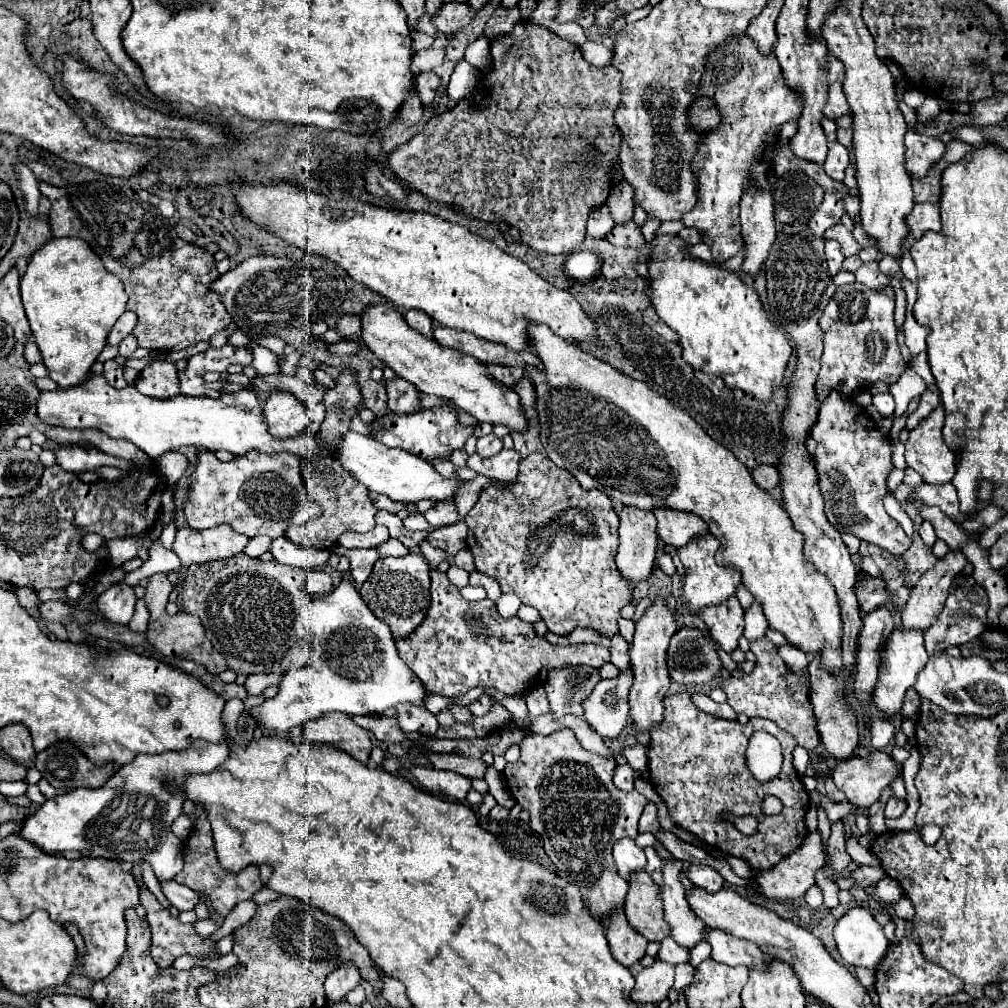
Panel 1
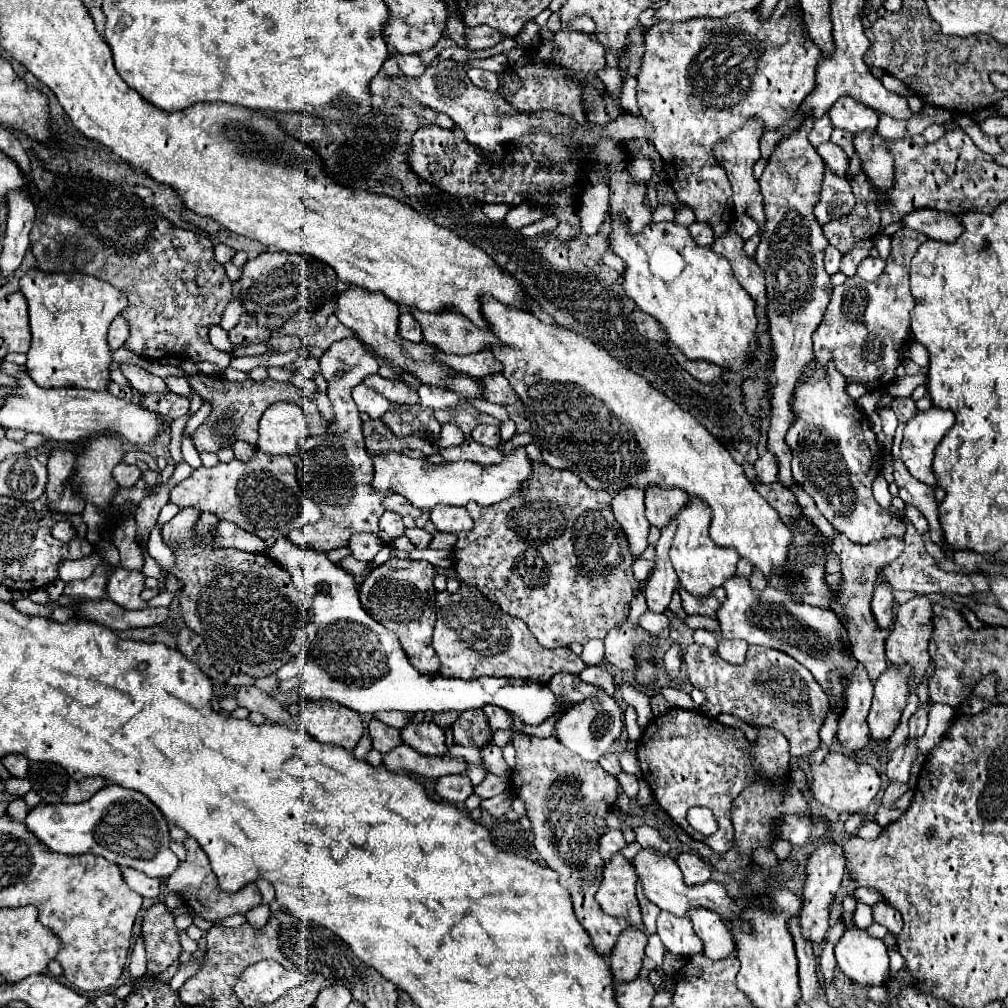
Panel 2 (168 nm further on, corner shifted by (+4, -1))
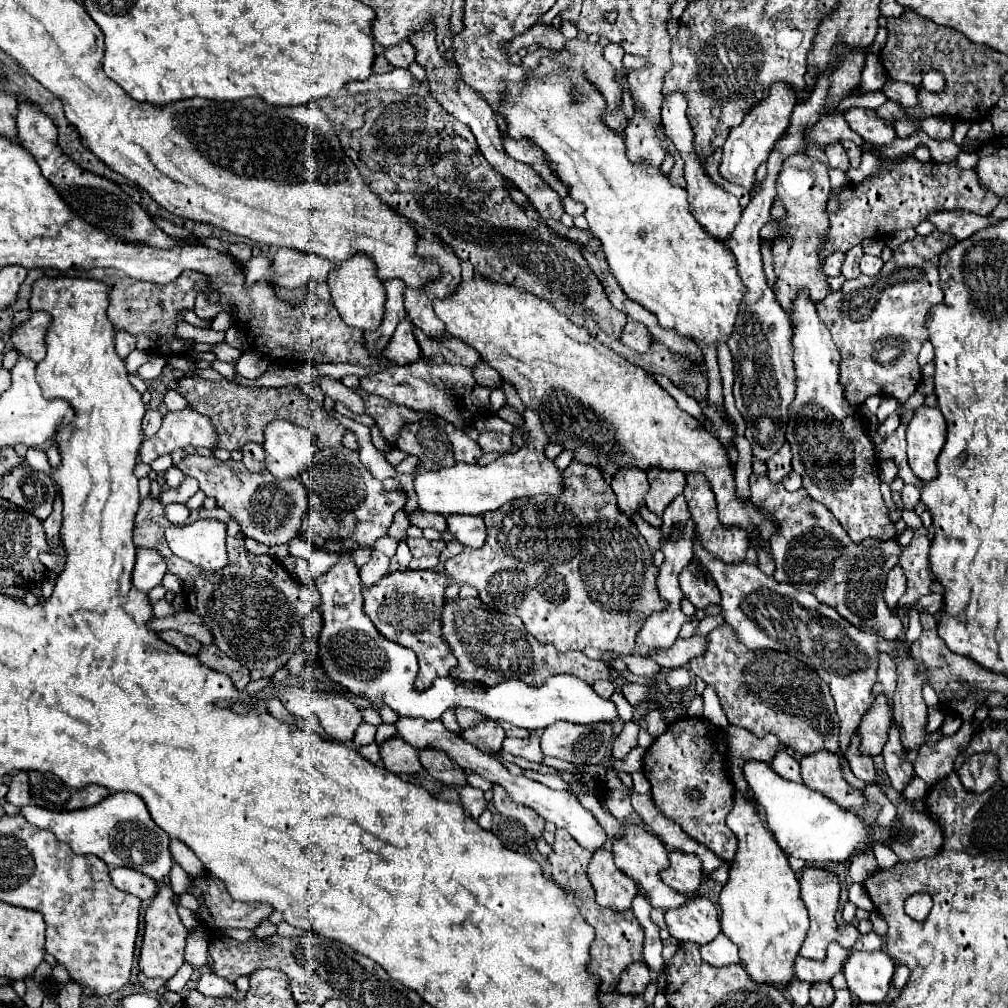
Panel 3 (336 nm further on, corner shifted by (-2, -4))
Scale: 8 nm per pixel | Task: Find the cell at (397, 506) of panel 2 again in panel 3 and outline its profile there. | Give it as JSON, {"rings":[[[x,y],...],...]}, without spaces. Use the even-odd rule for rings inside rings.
{"rings":[[[417,510],[417,512],[409,514],[409,520],[411,520],[411,524],[415,524],[419,528],[433,528],[437,532],[447,530],[447,522],[445,522],[445,518],[441,518],[441,514],[425,514],[423,510]]]}

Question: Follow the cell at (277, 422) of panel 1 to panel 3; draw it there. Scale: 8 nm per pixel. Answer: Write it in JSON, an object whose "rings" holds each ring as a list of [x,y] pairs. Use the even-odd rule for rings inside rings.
{"rings":[[[275,420],[265,428],[263,448],[267,452],[267,470],[277,480],[299,478],[317,452],[311,432],[285,420]]]}

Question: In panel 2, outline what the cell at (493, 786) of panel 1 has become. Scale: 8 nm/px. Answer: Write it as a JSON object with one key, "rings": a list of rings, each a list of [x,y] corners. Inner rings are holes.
{"rings":[[[454,745],[448,752],[451,757],[463,758],[465,761],[475,765],[480,765],[482,762],[480,749],[476,747],[461,747],[459,745]]]}

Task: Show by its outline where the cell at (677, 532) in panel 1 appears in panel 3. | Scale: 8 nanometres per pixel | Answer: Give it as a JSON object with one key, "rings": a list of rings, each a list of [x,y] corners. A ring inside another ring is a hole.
{"rings":[[[647,470],[647,480],[649,490],[645,504],[659,516],[663,514],[667,504],[685,488],[685,474],[681,474],[679,470]]]}

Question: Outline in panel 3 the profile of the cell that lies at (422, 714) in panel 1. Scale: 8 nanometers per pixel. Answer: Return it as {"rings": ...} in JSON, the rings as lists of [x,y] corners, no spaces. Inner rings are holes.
{"rings":[[[419,750],[419,758],[423,768],[437,780],[441,780],[447,786],[467,786],[467,776],[463,774],[463,770],[459,766],[455,766],[447,754],[435,752],[435,750]]]}

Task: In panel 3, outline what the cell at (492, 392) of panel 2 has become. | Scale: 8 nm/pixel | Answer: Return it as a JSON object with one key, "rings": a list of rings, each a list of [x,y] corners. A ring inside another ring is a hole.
{"rings":[[[479,362],[477,366],[473,366],[473,376],[475,376],[477,384],[487,386],[491,390],[495,390],[495,388],[501,386],[501,376],[497,374],[497,370],[489,368],[485,362]]]}

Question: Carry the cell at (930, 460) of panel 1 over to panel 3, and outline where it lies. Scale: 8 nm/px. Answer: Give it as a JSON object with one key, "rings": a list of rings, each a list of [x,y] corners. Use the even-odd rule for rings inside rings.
{"rings":[[[921,406],[909,426],[907,426],[907,456],[909,456],[909,466],[915,472],[917,478],[921,478],[923,482],[931,482],[933,478],[937,478],[937,456],[945,444],[945,434],[947,434],[947,422],[941,414],[941,410],[937,406]]]}

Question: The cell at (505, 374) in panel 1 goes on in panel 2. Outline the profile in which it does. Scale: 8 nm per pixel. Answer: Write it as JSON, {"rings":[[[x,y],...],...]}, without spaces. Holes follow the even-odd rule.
{"rings":[[[489,349],[475,353],[475,355],[465,355],[465,357],[437,351],[437,359],[443,361],[447,367],[451,367],[459,373],[465,373],[473,379],[483,379],[487,375],[495,375],[495,373],[503,371],[501,363],[495,359],[495,355]]]}

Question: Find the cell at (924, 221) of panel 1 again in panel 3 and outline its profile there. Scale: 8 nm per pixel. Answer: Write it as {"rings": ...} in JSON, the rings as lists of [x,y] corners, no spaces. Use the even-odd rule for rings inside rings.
{"rings":[[[957,210],[953,212],[937,212],[929,218],[941,232],[953,234],[957,240],[967,240],[981,228],[991,226],[989,218],[981,218],[979,214],[961,214]]]}

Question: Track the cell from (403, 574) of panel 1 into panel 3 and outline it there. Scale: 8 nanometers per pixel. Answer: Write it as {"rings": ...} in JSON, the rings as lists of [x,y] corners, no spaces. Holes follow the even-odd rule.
{"rings":[[[405,570],[391,572],[379,584],[363,590],[363,610],[369,620],[375,624],[381,636],[397,642],[417,654],[419,672],[415,678],[417,690],[427,690],[435,678],[449,676],[451,668],[457,666],[457,658],[453,656],[449,644],[441,636],[441,614],[445,604],[445,588],[451,580],[445,574],[435,570]]]}

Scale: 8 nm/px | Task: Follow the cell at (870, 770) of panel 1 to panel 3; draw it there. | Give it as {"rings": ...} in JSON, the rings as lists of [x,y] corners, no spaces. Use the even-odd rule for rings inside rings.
{"rings":[[[813,752],[801,758],[801,778],[805,786],[829,796],[845,810],[861,808],[867,800],[861,790],[849,786],[843,780],[843,770],[837,754]]]}

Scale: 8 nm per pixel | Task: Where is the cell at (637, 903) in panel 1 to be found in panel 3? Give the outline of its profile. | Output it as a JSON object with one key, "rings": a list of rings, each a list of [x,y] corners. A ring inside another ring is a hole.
{"rings":[[[601,848],[593,852],[587,874],[599,906],[615,912],[631,908],[631,900],[639,892],[637,884],[615,866],[613,854],[609,850]]]}

